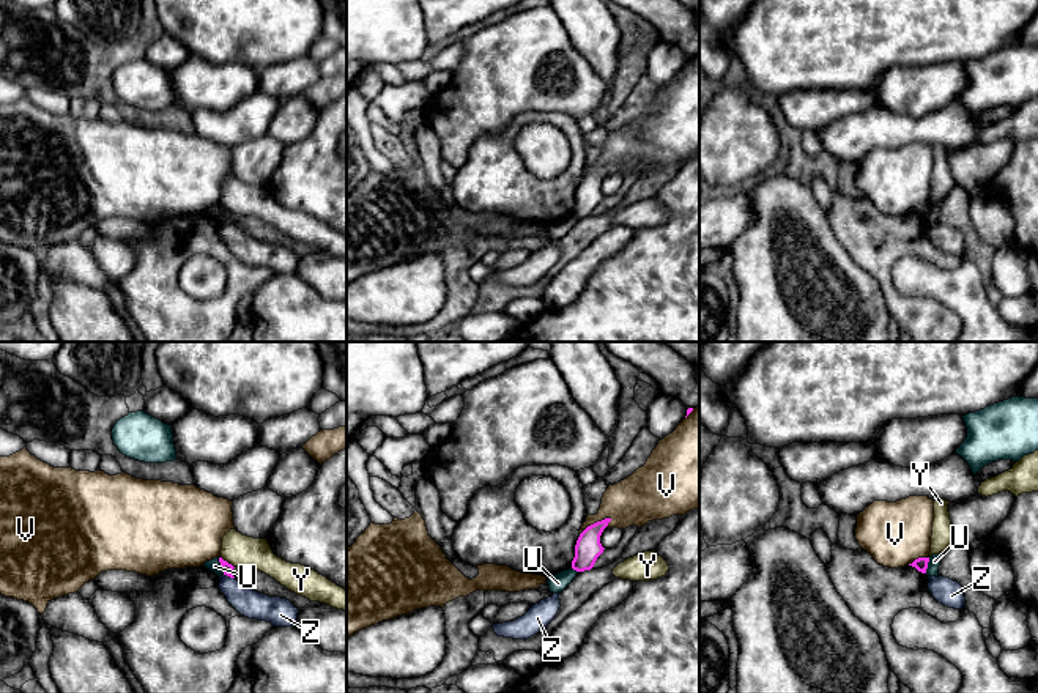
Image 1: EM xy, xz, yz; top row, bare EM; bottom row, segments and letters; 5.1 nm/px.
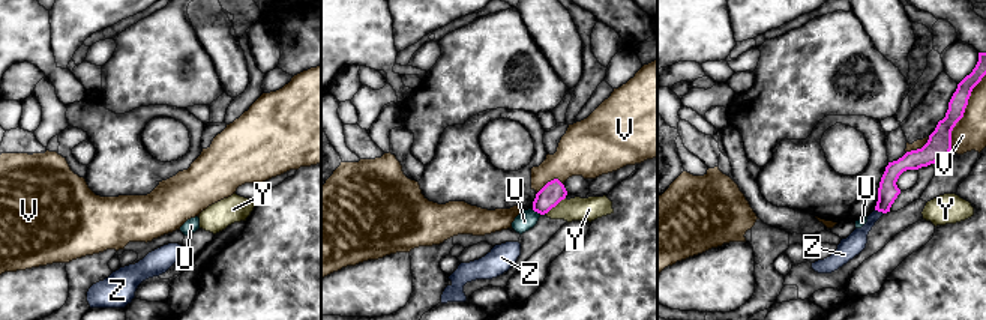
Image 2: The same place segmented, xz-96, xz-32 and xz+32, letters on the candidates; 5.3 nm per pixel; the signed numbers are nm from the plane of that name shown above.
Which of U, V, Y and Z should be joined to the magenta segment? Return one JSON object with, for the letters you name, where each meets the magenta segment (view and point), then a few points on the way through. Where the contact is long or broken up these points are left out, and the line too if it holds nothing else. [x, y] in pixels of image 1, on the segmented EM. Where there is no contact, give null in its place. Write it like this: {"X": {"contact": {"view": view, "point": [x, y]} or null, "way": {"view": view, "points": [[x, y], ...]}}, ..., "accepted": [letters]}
{"accepted": []}

